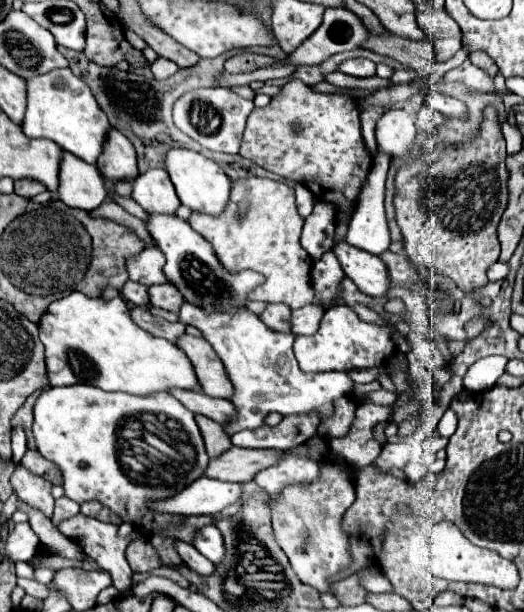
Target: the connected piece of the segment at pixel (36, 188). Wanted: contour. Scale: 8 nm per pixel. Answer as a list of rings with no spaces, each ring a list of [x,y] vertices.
[[[17,180],[15,182],[15,194],[23,196],[23,198],[33,198],[35,194],[45,192],[47,188],[35,180]]]

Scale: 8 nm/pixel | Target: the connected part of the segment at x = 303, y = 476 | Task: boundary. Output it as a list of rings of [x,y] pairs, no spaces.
[[[287,452],[287,456],[283,456],[283,460],[277,466],[261,470],[259,476],[255,476],[255,482],[271,498],[275,498],[289,484],[311,484],[317,478],[319,478],[317,462],[313,462],[311,458],[299,458]]]

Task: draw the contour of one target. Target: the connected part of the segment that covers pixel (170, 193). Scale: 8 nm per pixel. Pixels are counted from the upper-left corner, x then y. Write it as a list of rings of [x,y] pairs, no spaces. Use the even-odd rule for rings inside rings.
[[[147,170],[133,180],[133,200],[147,214],[175,214],[181,206],[167,170]]]

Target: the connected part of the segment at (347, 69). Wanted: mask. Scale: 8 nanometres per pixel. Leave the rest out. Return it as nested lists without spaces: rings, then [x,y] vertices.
[[[349,58],[349,60],[345,60],[345,62],[341,62],[337,66],[337,72],[365,78],[365,76],[375,74],[375,64],[371,60],[367,60],[367,58]]]

